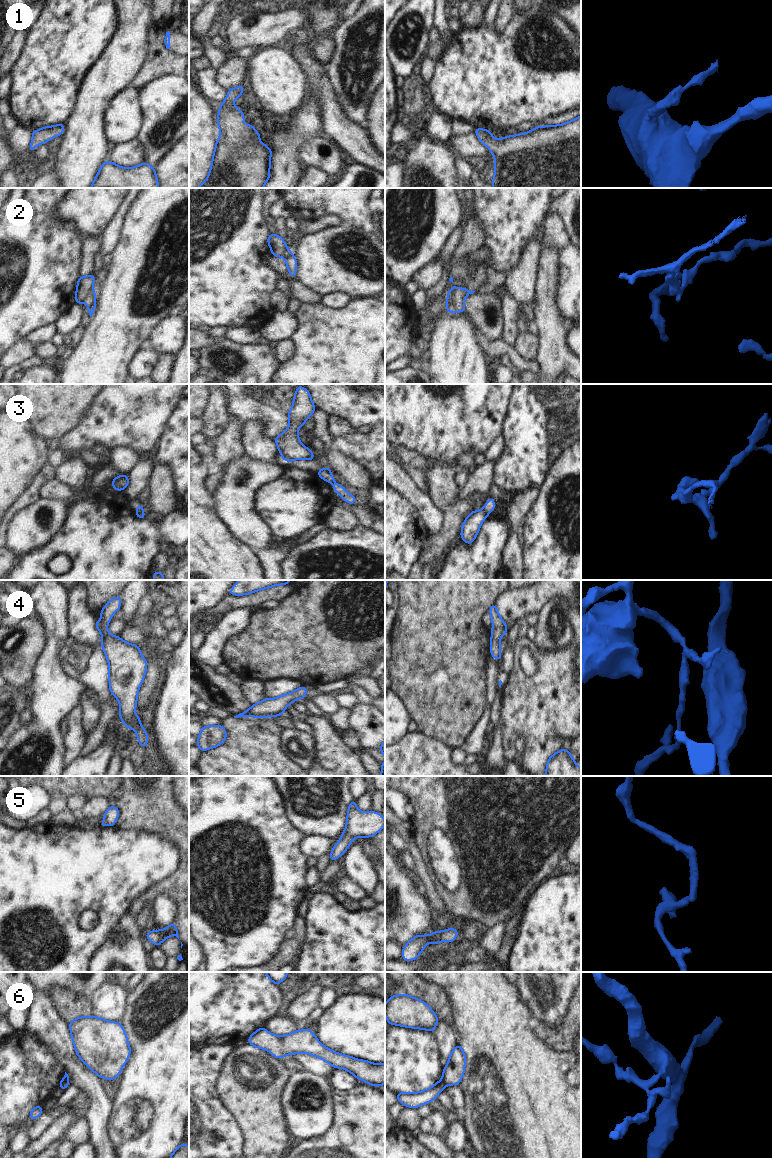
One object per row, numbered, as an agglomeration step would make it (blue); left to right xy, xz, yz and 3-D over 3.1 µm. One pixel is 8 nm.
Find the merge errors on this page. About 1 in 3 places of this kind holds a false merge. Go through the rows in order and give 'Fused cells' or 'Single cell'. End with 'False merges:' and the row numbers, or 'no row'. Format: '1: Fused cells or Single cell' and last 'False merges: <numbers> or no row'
1: Single cell
2: Fused cells
3: Fused cells
4: Single cell
5: Single cell
6: Fused cells
False merges: 2, 3, 6

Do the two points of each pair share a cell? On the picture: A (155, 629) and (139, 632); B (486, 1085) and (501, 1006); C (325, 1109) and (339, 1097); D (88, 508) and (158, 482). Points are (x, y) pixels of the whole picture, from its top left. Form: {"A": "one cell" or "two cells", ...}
{"A": "one cell", "B": "one cell", "C": "two cells", "D": "two cells"}

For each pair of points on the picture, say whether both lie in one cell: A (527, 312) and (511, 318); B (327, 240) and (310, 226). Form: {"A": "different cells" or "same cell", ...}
{"A": "different cells", "B": "different cells"}

